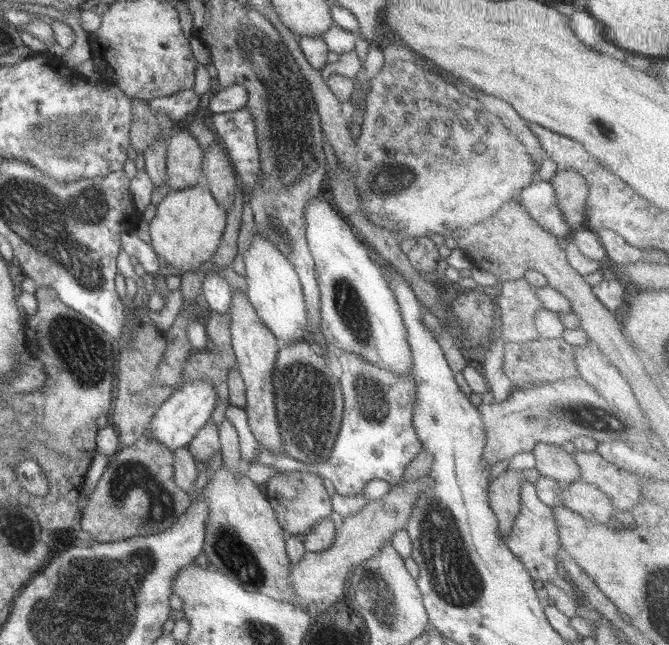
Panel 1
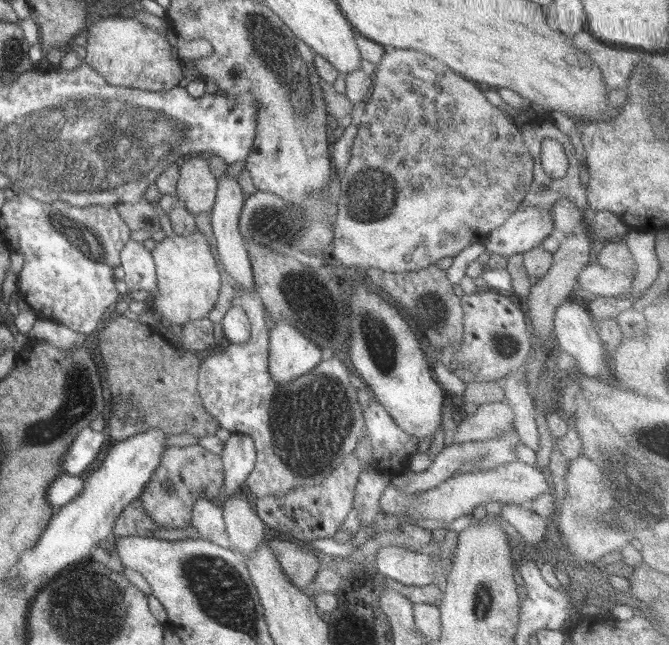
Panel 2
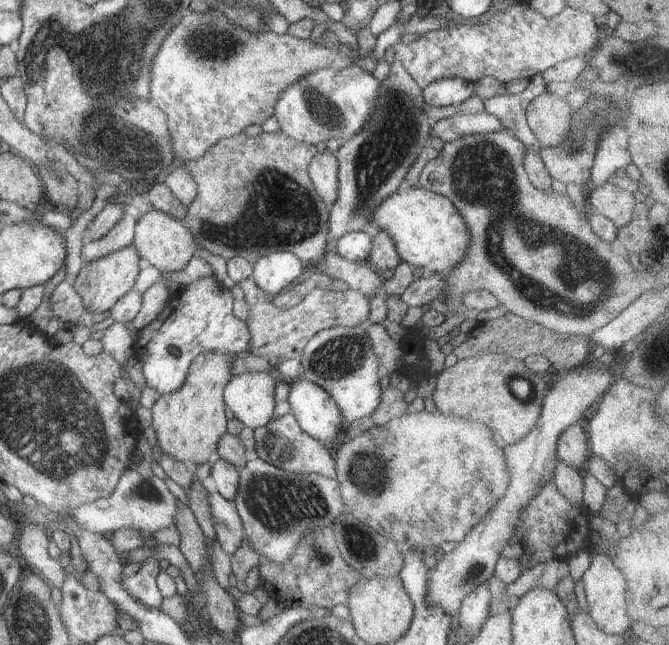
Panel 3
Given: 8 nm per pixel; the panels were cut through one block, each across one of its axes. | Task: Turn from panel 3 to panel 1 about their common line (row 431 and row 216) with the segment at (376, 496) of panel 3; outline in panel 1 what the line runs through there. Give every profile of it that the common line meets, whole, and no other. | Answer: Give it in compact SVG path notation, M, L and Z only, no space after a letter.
M404 60L385 62L384 66L370 79L368 97L365 100L366 107L360 125L360 136L354 140L357 159L355 166L358 166L358 169L354 172L356 176L353 177L353 181L361 198L361 210L366 218L377 226L389 229L399 240L410 237L428 237L432 232L450 236L450 233L458 227L468 227L494 215L504 203L511 201L512 198L515 200L522 189L538 179L538 166L532 161L532 156L526 151L524 143L518 140L514 132L506 128L502 120L491 114L477 99L470 98L450 84L450 81L446 81L445 75L439 71L433 70L432 74L430 70L424 70L422 66L414 62L404 62Z

